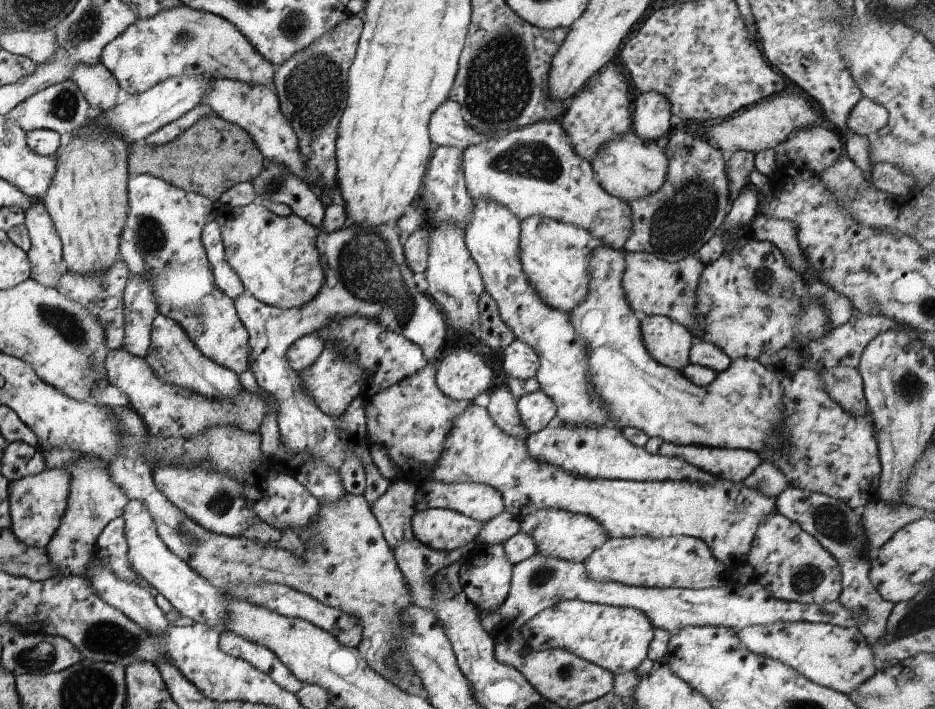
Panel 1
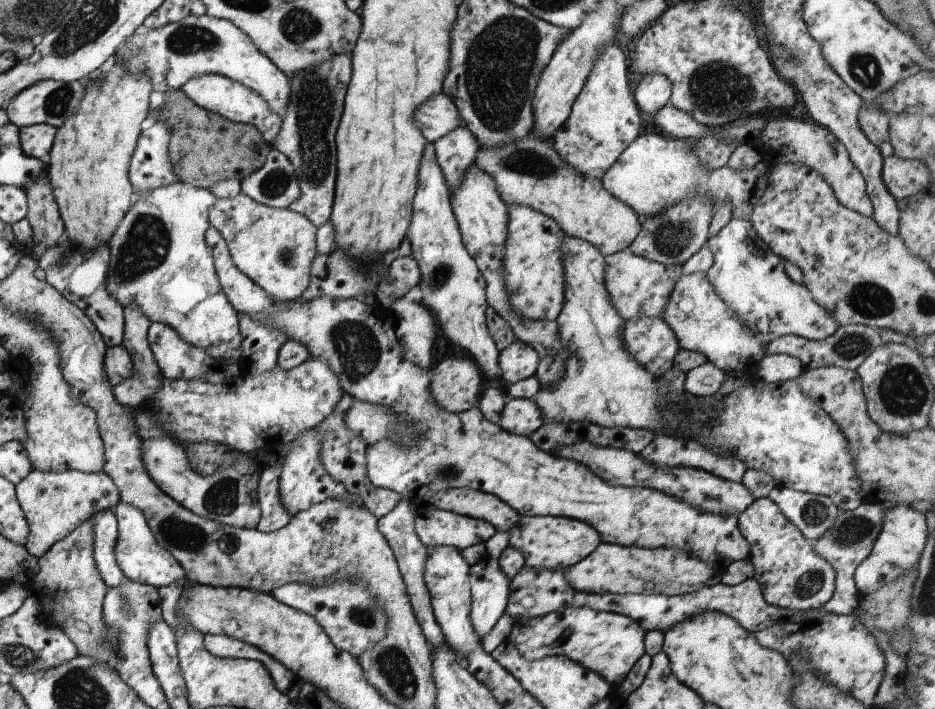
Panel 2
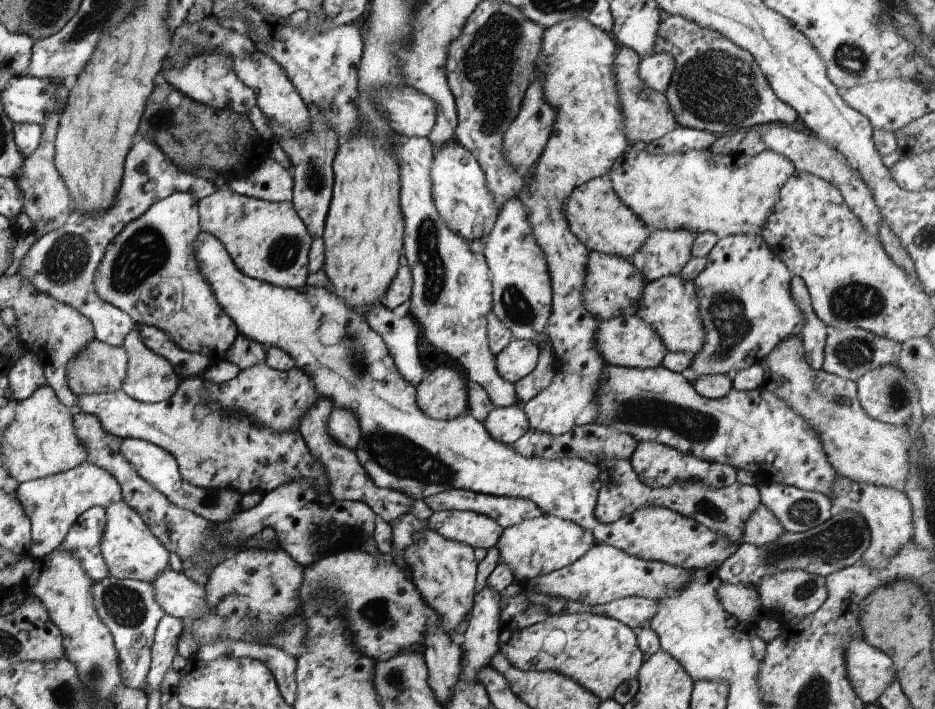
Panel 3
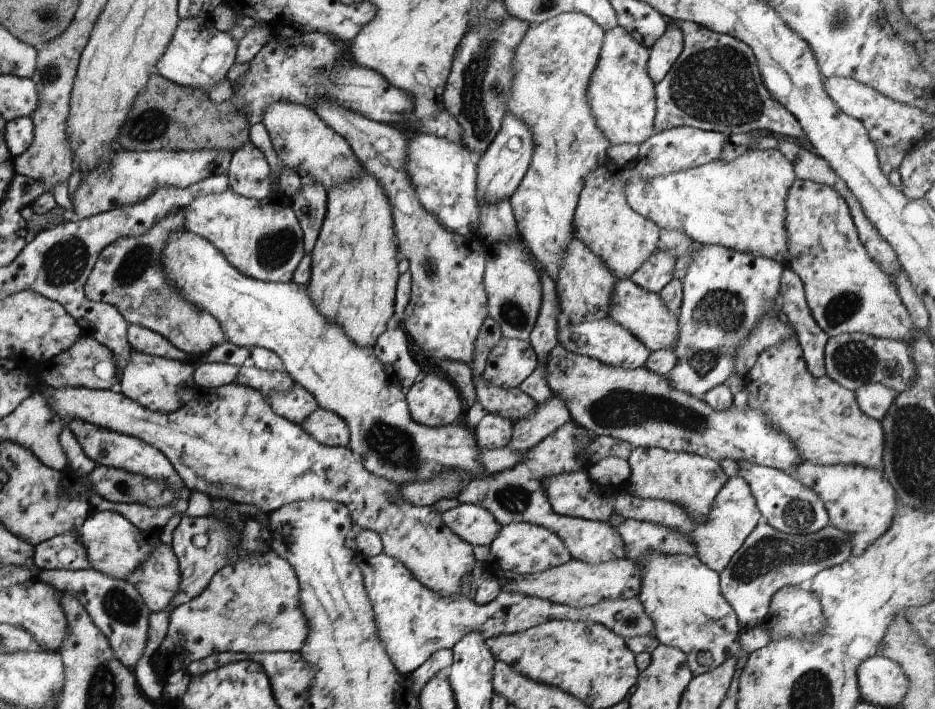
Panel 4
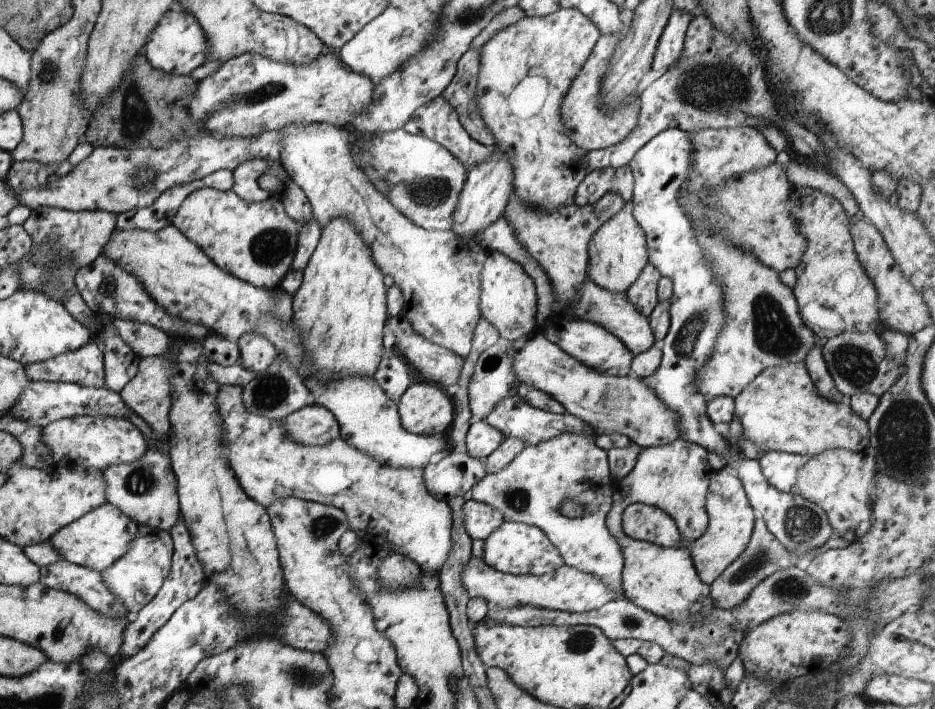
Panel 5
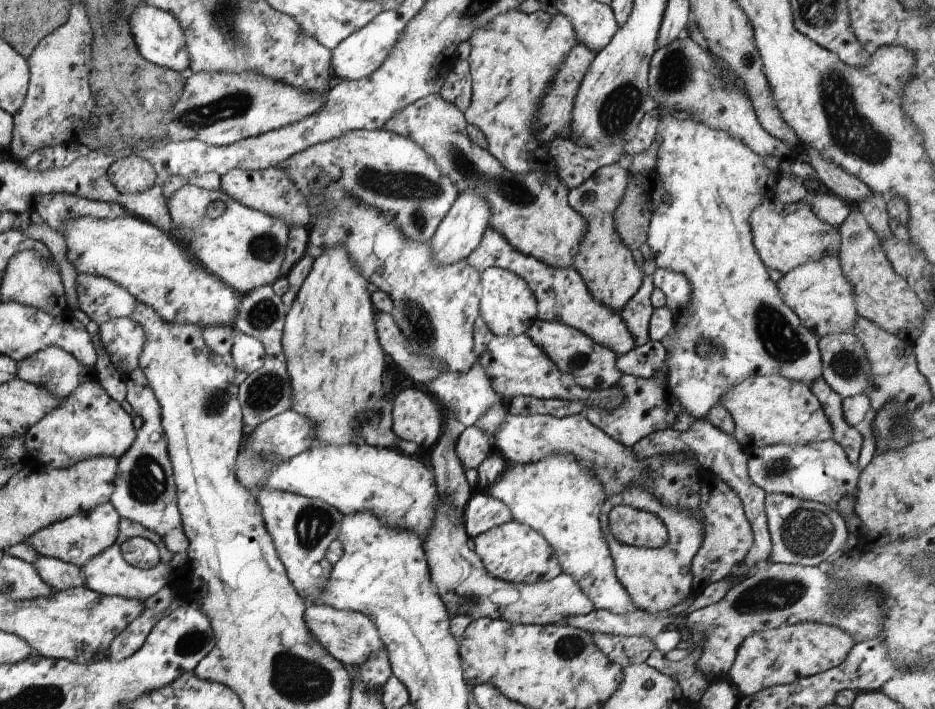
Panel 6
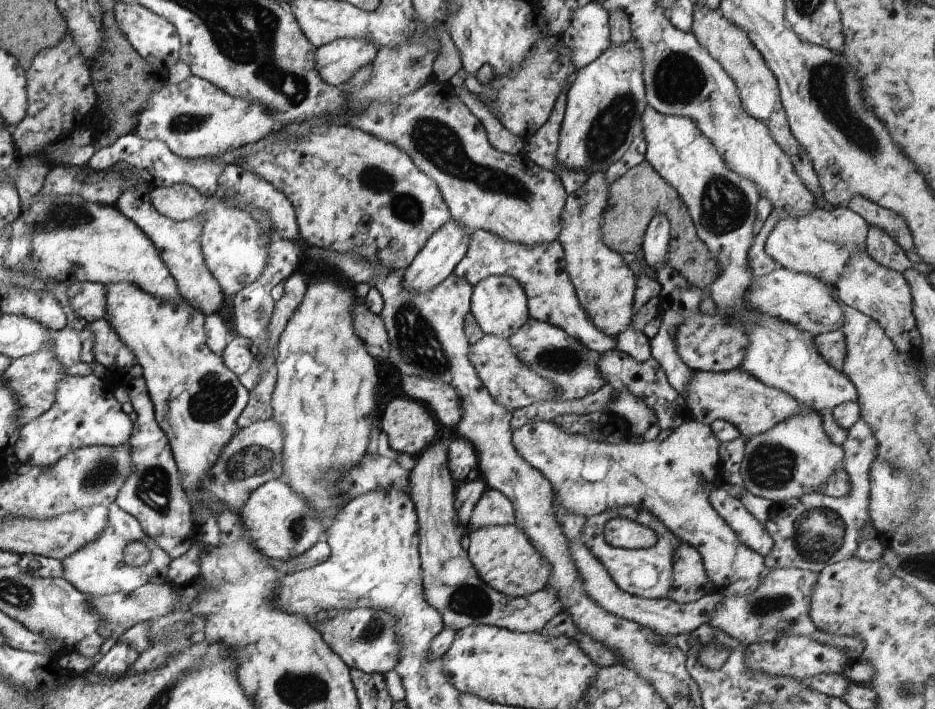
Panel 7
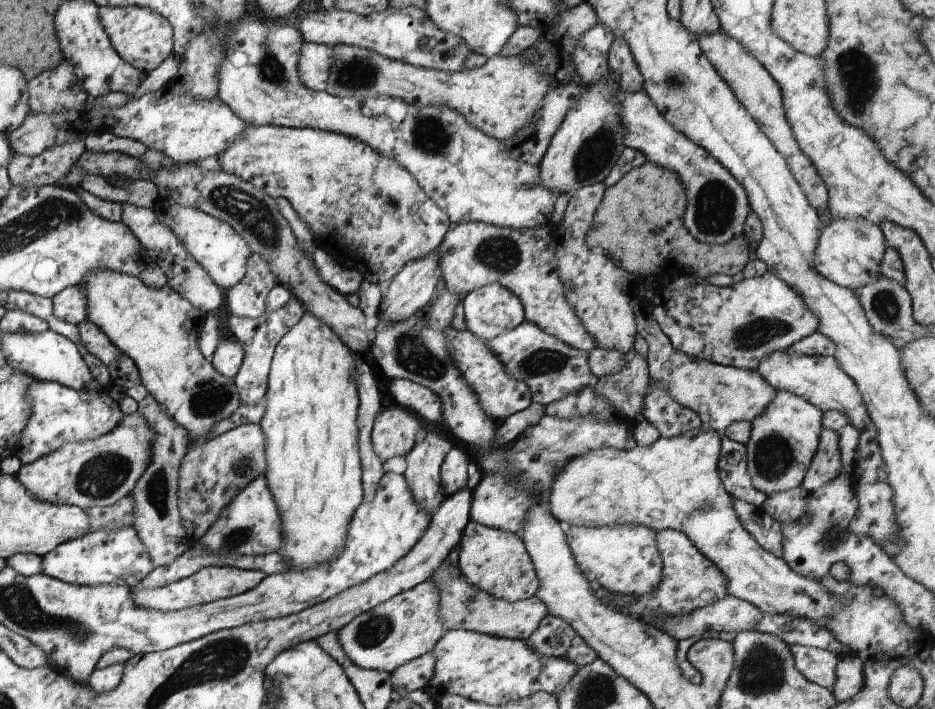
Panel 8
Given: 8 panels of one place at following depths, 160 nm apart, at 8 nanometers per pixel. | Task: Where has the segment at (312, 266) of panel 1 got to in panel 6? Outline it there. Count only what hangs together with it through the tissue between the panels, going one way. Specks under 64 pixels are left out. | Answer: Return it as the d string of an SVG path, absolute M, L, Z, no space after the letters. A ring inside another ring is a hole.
M185 184L166 197L173 223L181 230L185 247L208 272L245 294L254 287L274 284L280 277L280 267L285 257L289 229L284 222L271 218L236 202L224 191L209 191L196 185ZM222 201L224 212L214 219L206 219L209 203Z

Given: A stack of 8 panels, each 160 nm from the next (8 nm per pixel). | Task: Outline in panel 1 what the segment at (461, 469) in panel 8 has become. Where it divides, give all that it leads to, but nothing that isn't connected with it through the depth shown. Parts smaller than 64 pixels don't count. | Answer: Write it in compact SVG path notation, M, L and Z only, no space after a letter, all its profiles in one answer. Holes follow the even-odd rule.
M539 389L517 400L517 412L525 432L530 436L556 422L556 404Z

